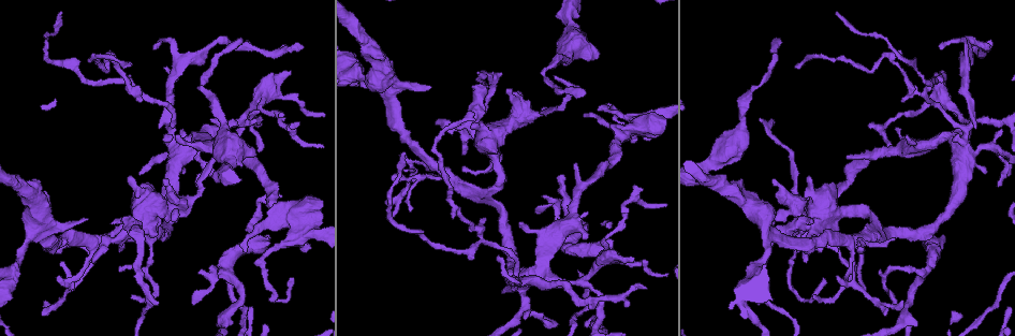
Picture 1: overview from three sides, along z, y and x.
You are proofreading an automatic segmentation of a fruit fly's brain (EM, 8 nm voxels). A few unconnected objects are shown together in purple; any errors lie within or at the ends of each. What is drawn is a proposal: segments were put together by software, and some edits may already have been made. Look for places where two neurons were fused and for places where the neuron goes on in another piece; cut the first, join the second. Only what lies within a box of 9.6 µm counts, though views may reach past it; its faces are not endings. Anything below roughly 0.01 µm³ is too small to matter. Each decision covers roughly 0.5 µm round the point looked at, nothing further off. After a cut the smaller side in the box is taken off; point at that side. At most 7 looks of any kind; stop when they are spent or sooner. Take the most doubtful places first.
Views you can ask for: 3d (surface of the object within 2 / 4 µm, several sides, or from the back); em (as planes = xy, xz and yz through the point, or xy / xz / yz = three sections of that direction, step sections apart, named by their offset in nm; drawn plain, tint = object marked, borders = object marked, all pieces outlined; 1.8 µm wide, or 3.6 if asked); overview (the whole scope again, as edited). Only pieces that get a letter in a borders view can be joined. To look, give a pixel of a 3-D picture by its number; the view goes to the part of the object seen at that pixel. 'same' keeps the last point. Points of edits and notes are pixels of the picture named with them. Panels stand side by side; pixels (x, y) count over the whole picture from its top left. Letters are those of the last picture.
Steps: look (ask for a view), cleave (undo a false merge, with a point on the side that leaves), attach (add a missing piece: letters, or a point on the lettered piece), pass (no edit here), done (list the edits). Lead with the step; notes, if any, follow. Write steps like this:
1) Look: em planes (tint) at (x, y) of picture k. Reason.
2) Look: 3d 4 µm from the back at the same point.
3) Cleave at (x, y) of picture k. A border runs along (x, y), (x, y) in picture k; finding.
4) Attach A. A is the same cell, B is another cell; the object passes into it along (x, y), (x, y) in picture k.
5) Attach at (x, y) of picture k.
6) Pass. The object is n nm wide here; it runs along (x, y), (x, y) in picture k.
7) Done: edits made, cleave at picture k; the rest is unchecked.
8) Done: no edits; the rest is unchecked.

Look: 3d 2 µm at (531, 312) of picture 1. A narrow waist.

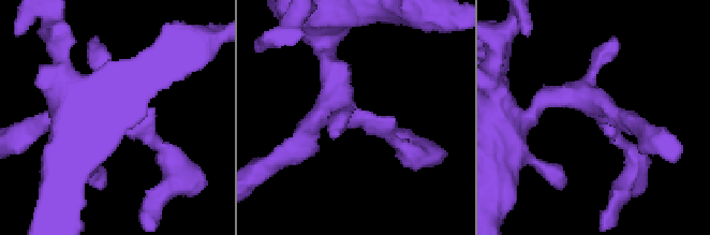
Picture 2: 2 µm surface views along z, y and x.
Look: em xz step 8 (tint) at (596, 113) of picture 2. Now the EM.

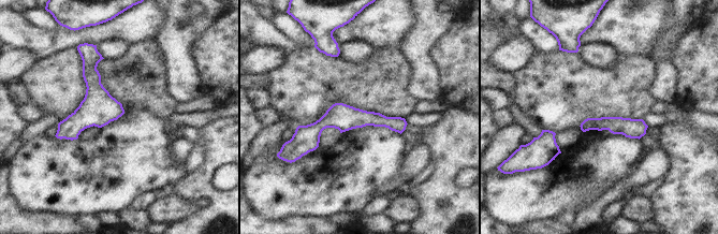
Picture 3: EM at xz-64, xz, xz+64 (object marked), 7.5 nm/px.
Look: em planes (borders) at the same point.

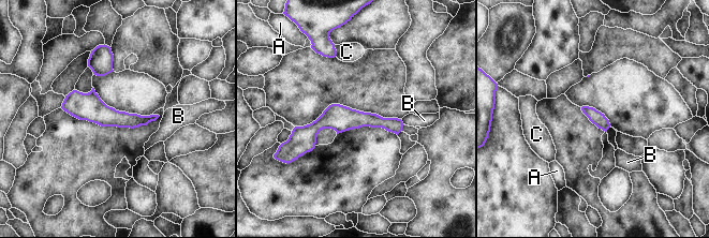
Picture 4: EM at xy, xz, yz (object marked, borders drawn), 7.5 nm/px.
Pass. A, B and C are other cells; it runs along (400, 124), (328, 119), (294, 134) in picture 4; continuous, no second neuron.

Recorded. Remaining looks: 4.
Look: em planes (borders) at (239, 39) of picture 1. End of a long branch.

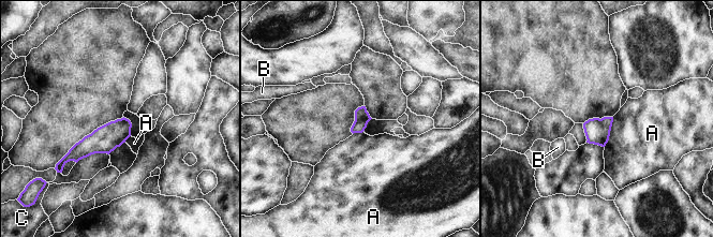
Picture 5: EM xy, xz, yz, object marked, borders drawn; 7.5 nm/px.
Pass. A, B and C are other cells; a border runs along (613, 117), (609, 139), (604, 146) in picture 5; no lettered piece goes on from it.

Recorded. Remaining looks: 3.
Look: em planes (borders) at (859, 281) of picture 1. Closes a loop.

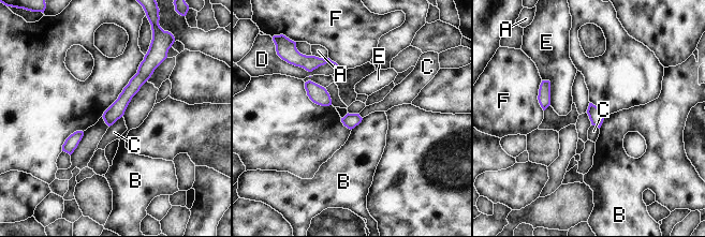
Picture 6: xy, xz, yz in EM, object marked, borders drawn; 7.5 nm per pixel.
Pass. The object is 110 nm wide here; A, B, C, D, E and F are other cells; it runs along (145, 62), (144, 74), (109, 122) in picture 6; continuous, no second neuron.

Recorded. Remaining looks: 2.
Done: no edits; the rest is unchecked.

